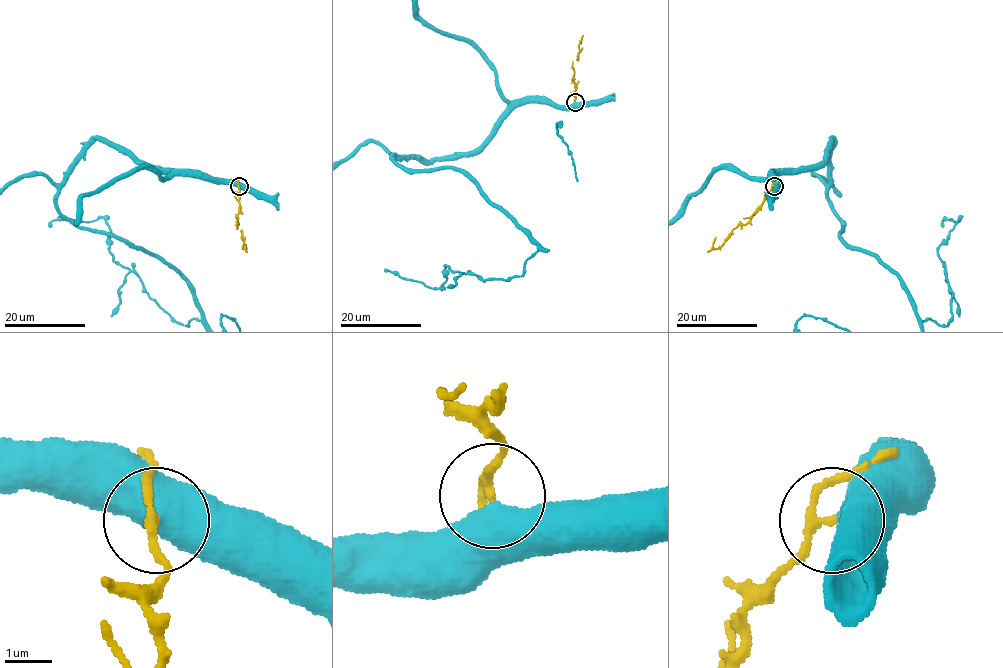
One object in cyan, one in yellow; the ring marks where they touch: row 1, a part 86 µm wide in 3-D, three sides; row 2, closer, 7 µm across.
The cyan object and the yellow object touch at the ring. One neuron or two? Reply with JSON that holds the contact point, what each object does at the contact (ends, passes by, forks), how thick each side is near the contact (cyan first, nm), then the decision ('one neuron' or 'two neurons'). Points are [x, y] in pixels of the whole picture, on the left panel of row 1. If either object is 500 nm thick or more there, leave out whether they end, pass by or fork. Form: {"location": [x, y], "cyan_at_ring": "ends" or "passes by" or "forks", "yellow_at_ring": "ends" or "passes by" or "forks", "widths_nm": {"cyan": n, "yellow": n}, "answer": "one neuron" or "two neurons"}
{"location": [239, 186], "widths_nm": {"cyan": 650, "yellow": 160}, "answer": "one neuron"}

